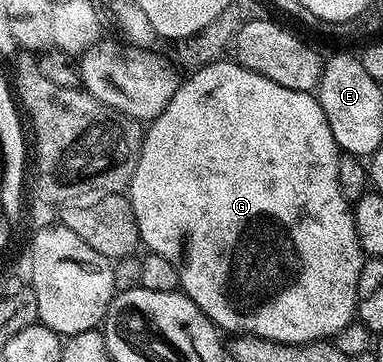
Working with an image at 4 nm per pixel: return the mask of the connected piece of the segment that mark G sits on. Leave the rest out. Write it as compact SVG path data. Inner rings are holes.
M236 61L209 63L198 66L195 71L190 79L186 78L178 85L175 97L167 101L167 109L148 124L141 140L141 156L135 165L133 180L129 182L127 198L139 225L142 244L149 251L159 253L159 257L167 257L167 261L179 269L180 290L195 301L197 308L222 332L234 330L274 339L276 343L332 340L343 325L354 322L359 273L367 256L359 245L350 200L345 199L343 189L339 189L339 148L320 103L310 92L275 85L275 81L242 67Z

